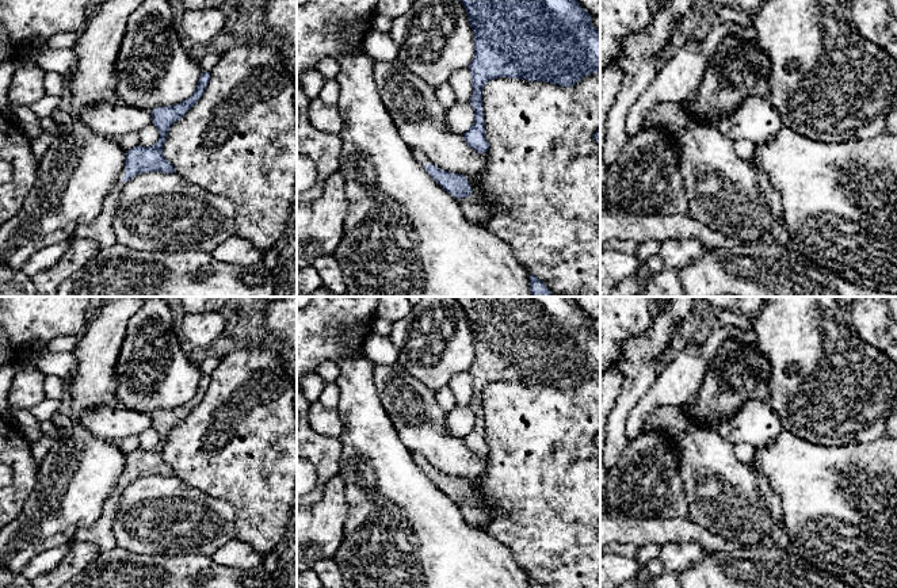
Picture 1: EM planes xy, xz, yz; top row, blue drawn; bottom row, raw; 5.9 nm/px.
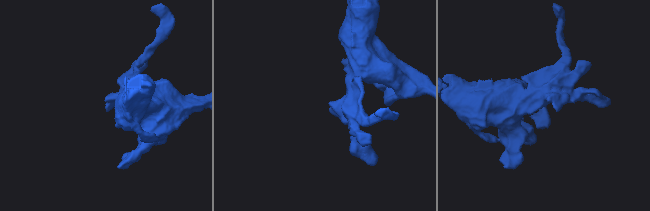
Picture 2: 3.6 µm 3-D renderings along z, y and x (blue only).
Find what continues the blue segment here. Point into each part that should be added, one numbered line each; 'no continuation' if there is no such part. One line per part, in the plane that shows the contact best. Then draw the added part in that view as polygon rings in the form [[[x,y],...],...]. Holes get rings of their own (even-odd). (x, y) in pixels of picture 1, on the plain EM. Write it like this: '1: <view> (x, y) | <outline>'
1: xy (100, 535) | [[[125,473],[119,476],[111,495],[104,500],[100,518],[95,524],[80,528],[75,535],[75,542],[91,543],[99,553],[106,553],[117,547],[112,534],[112,523],[125,489],[125,485],[122,484],[123,480]]]

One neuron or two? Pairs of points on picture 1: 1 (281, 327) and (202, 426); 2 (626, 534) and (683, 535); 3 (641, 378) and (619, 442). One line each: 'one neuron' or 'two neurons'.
1: two neurons
2: one neuron
3: one neuron

